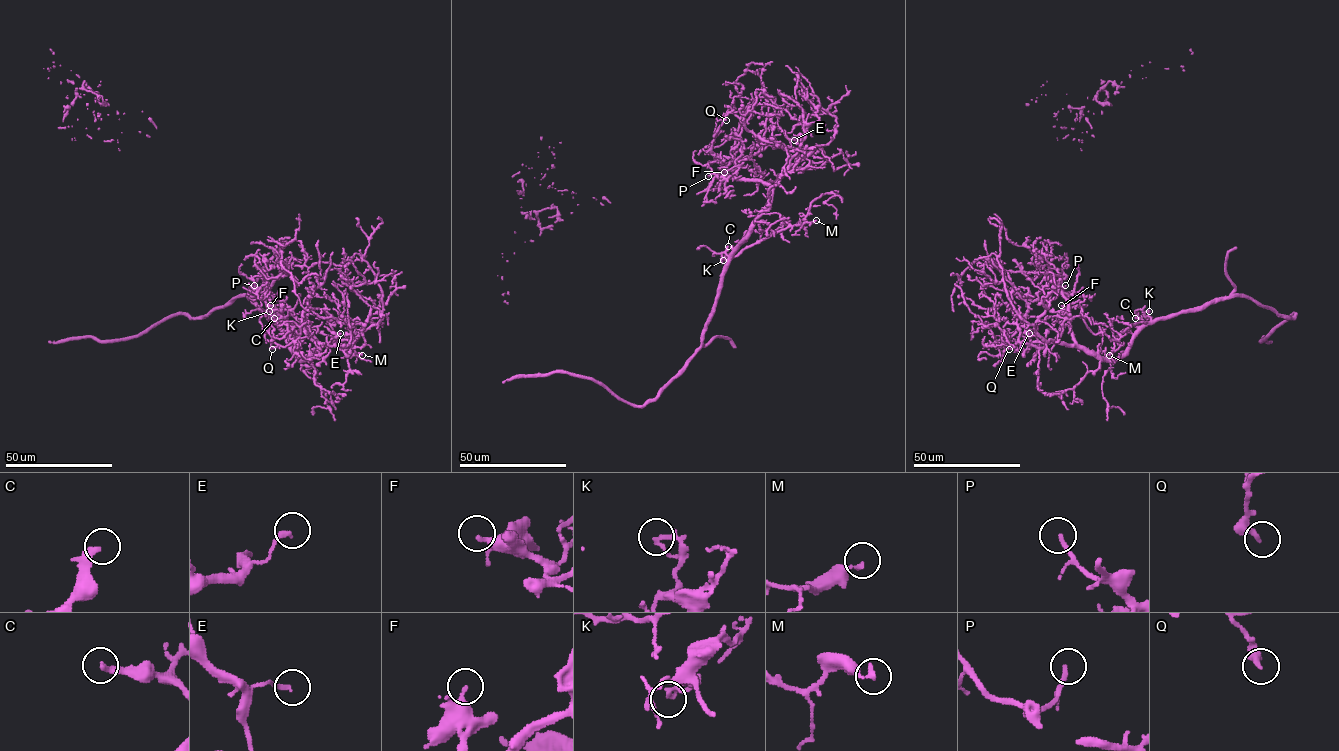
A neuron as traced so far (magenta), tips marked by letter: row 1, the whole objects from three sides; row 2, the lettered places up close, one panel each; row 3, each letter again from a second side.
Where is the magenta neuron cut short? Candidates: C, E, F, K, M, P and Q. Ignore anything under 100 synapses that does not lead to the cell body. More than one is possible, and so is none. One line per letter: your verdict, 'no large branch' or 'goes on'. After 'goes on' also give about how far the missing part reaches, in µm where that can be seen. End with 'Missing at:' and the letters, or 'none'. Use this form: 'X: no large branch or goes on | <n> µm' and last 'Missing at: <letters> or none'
C: goes on | 50 µm
E: no large branch
F: no large branch
K: no large branch
M: no large branch
P: no large branch
Q: no large branch
Missing at: C

